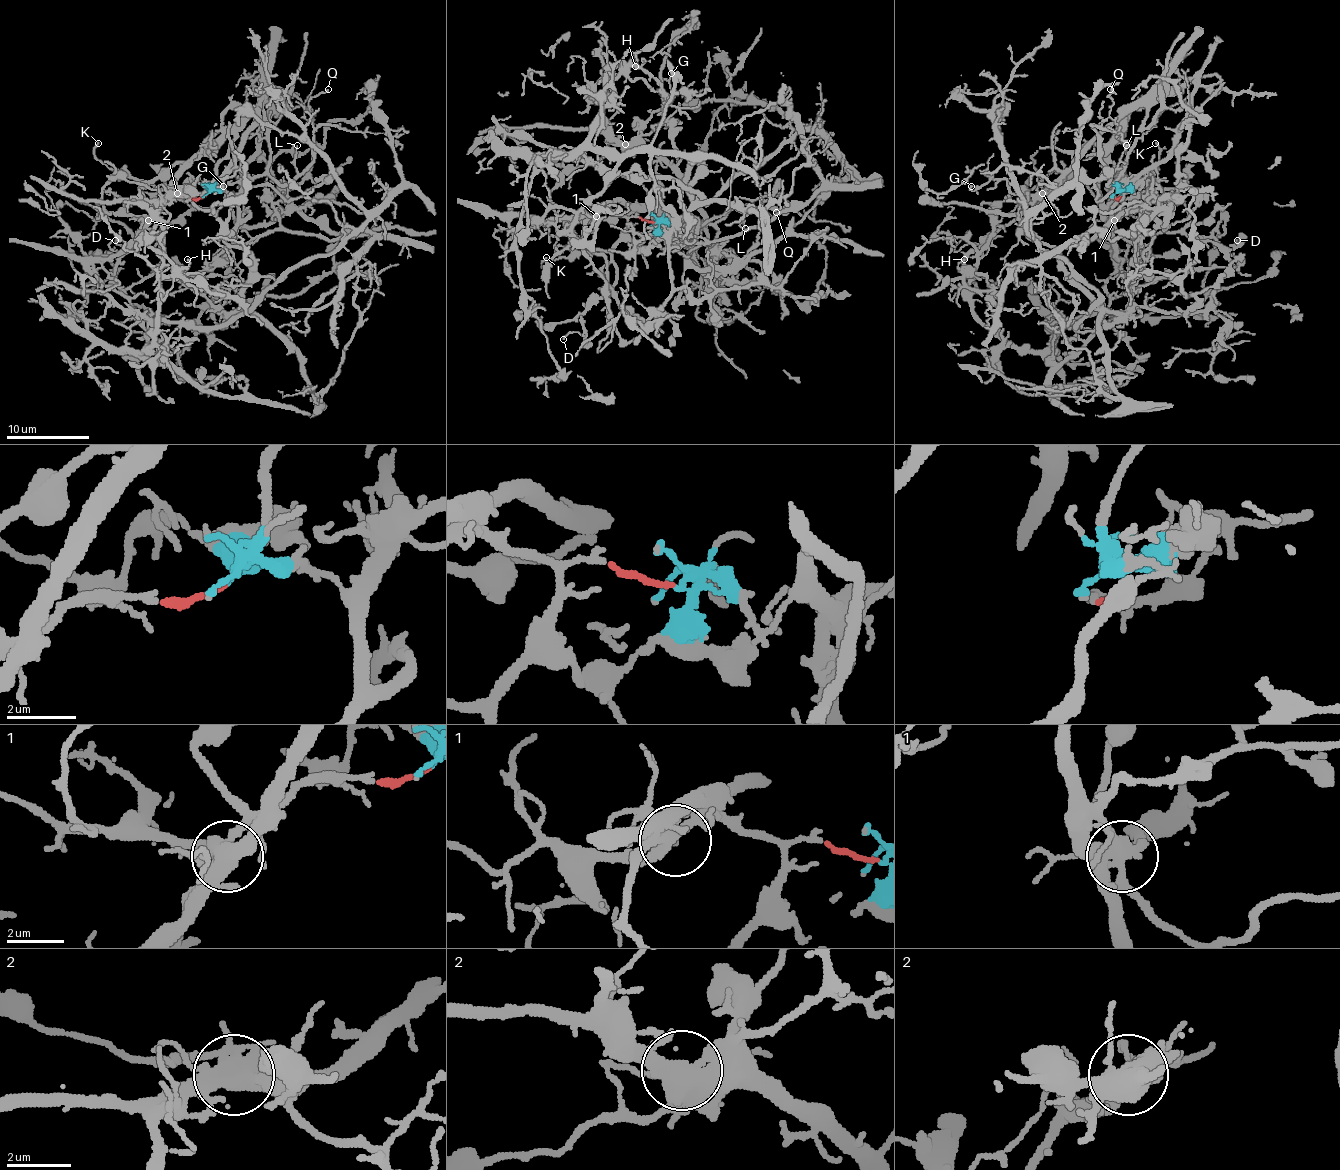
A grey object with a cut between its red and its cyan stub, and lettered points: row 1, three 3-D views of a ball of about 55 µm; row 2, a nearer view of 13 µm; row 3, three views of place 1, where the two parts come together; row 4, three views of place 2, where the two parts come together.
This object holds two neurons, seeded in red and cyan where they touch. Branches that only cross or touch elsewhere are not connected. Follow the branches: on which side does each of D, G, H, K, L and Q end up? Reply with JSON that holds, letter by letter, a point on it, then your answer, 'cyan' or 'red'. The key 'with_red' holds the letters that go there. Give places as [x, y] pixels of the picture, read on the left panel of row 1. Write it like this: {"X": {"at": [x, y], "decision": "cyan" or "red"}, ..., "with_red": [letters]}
{"D": {"at": [115, 240], "decision": "red"}, "G": {"at": [223, 186], "decision": "cyan"}, "H": {"at": [187, 259], "decision": "cyan"}, "K": {"at": [98, 143], "decision": "red"}, "L": {"at": [297, 145], "decision": "cyan"}, "Q": {"at": [328, 89], "decision": "cyan"}, "with_red": ["D", "K"]}

